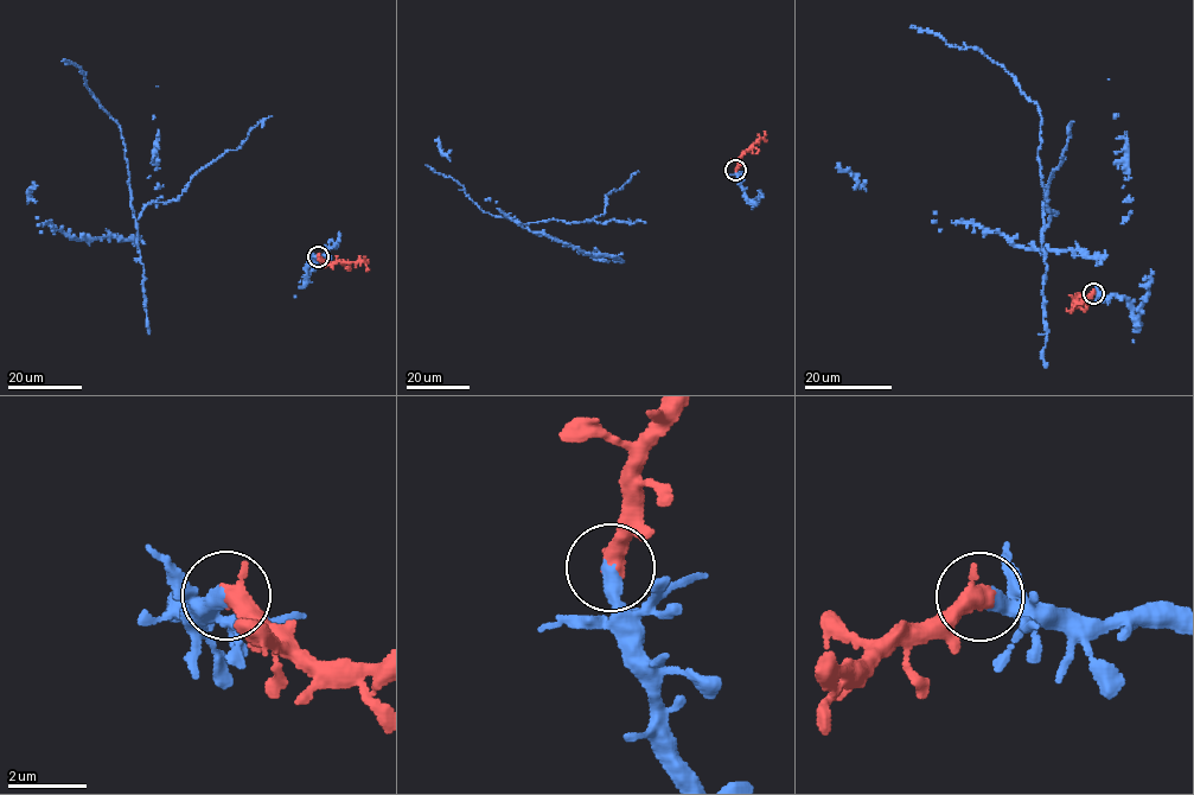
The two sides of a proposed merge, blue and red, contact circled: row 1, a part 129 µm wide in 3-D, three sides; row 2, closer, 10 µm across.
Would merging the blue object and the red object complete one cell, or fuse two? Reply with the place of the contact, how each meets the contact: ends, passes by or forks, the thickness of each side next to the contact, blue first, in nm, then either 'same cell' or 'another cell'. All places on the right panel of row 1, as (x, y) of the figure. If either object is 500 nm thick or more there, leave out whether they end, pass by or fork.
(1093, 293) | 400/500 nm | same cell

